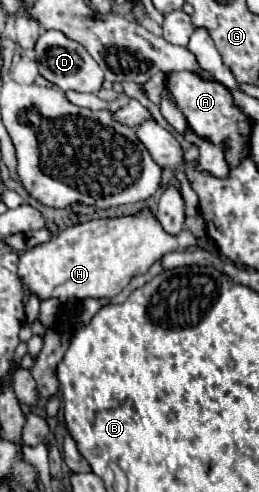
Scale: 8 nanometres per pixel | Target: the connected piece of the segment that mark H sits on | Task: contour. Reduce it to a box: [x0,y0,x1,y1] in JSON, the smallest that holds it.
[19,208,197,302]

